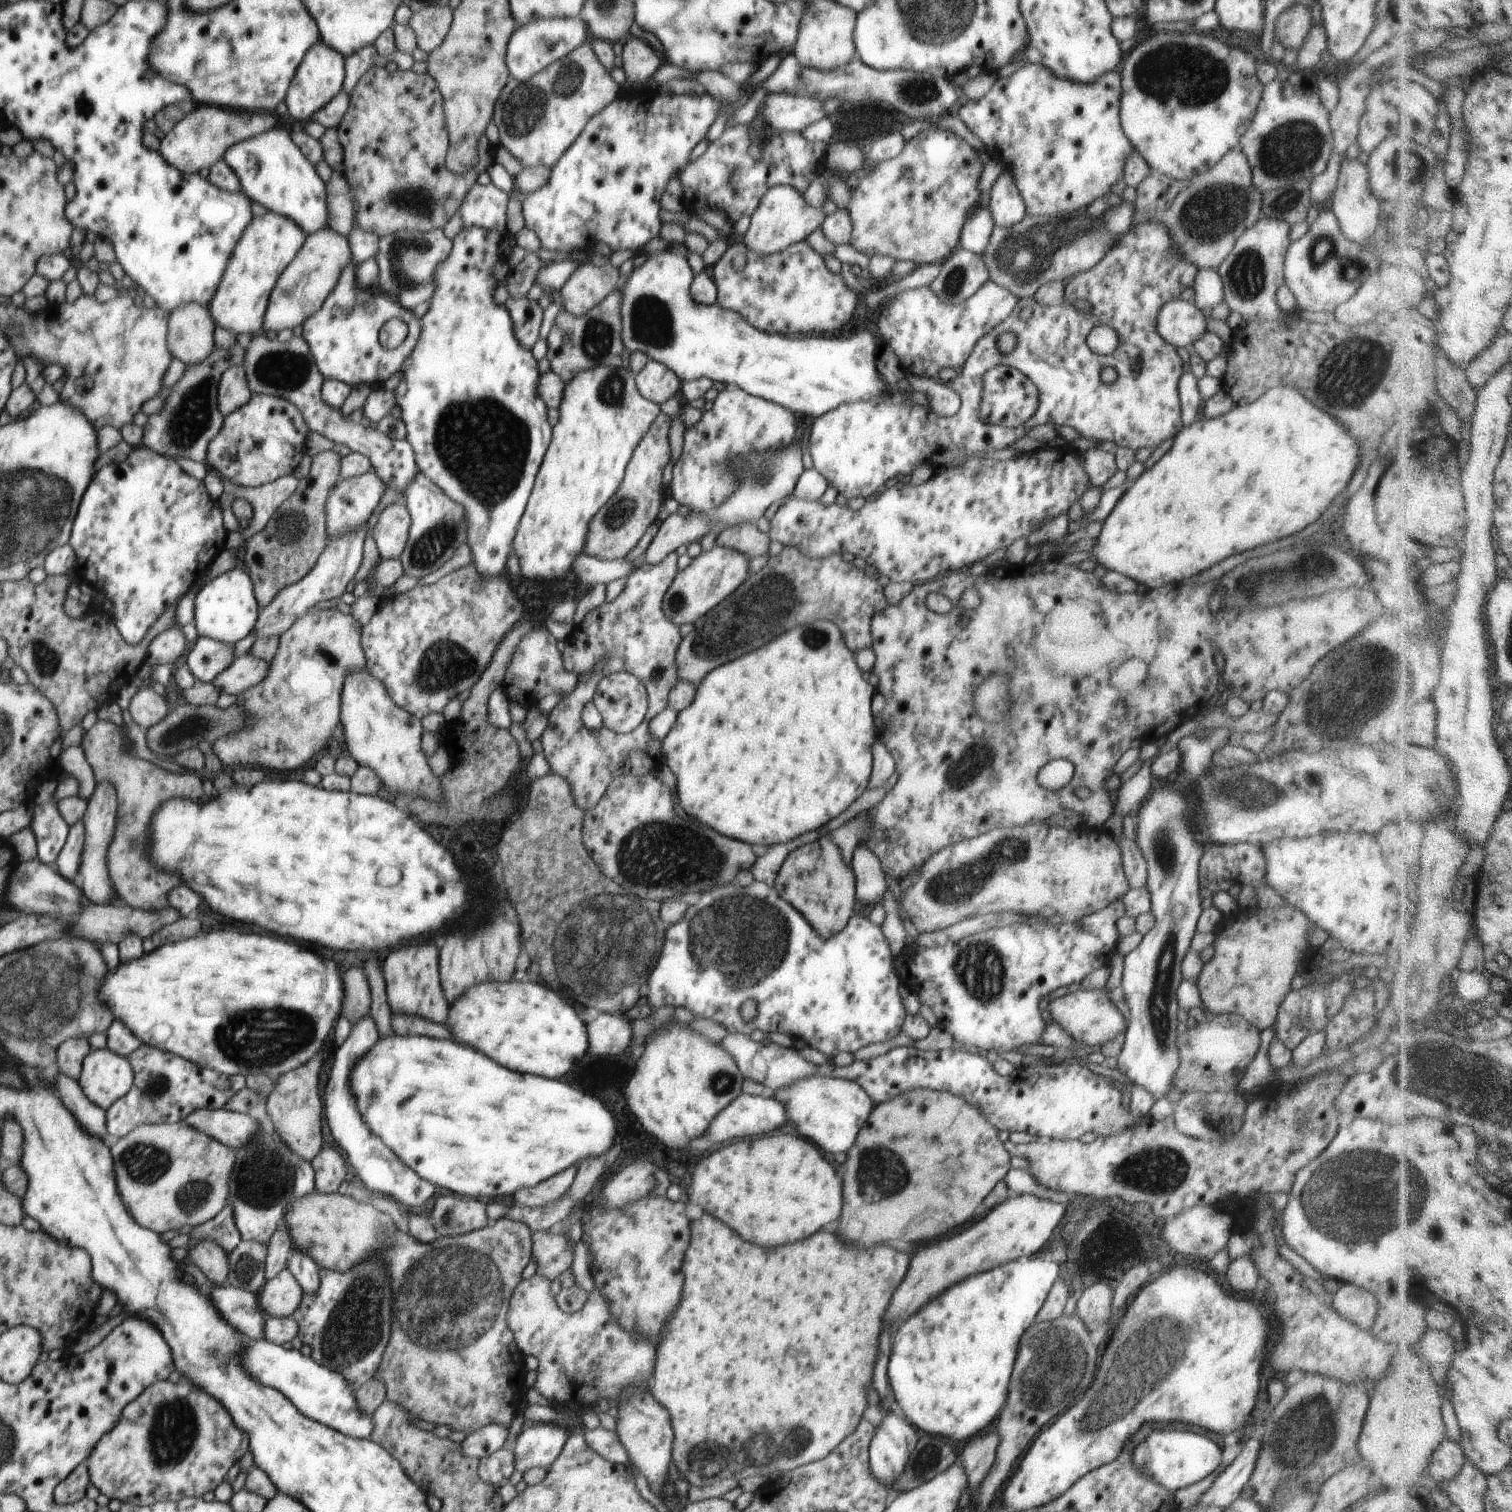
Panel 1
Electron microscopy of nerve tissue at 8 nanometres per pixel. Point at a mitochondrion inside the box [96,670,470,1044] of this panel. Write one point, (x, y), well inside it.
(186, 730)

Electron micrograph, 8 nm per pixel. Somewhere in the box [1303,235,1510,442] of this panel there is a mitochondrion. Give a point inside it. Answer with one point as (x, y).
(1355, 368)

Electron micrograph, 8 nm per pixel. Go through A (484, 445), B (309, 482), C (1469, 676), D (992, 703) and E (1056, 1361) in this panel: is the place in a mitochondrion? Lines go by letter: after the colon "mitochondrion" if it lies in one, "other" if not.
A: mitochondrion
B: other
C: other
D: mitochondrion
E: mitochondrion

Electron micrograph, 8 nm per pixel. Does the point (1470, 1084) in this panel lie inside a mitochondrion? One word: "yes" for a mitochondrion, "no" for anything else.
yes

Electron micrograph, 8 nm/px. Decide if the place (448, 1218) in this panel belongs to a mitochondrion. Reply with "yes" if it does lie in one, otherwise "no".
yes

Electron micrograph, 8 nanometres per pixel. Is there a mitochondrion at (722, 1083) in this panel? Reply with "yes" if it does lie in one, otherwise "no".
yes

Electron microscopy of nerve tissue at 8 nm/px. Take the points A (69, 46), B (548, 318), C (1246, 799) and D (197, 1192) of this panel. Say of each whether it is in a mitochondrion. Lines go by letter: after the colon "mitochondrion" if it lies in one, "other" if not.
A: other
B: other
C: mitochondrion
D: mitochondrion

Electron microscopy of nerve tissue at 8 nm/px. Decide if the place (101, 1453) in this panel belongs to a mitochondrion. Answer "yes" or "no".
no

